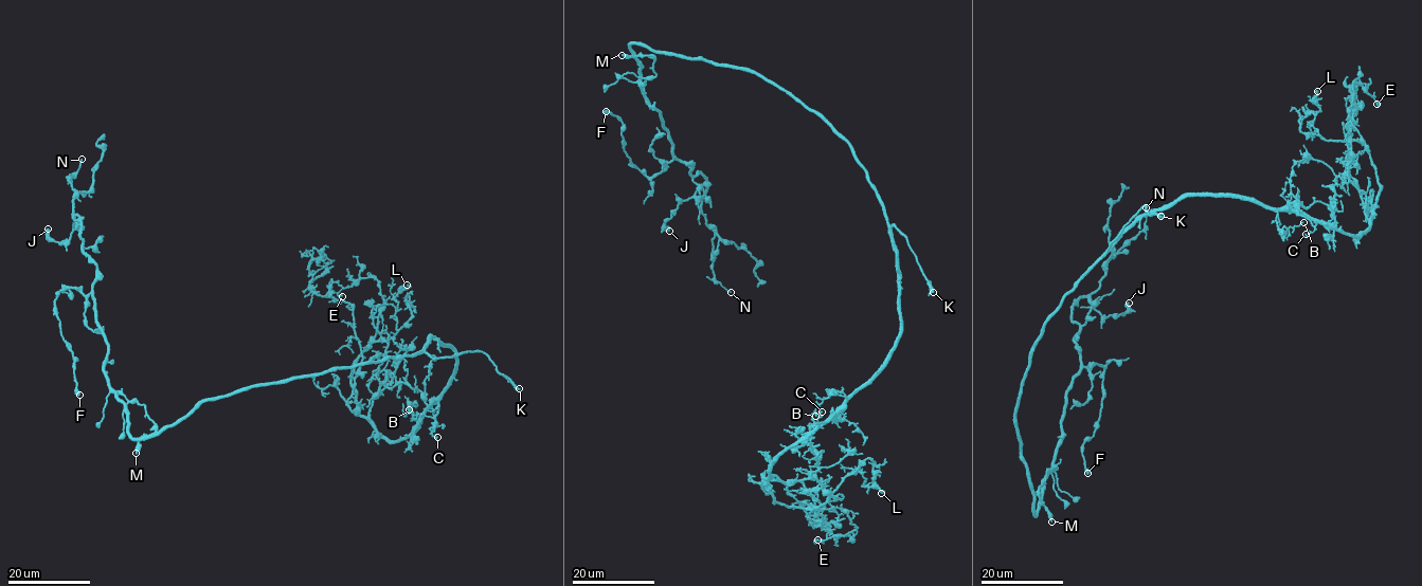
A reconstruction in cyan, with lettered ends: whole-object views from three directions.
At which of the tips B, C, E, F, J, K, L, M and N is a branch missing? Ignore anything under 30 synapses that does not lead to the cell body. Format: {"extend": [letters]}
{"extend": ["K"]}

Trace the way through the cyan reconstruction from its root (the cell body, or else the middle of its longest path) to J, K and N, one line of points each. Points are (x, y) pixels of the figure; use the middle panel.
J: (835, 130), (755, 73), (631, 43), (673, 154), (708, 181), (701, 198), (678, 203), (669, 231)
K: (835, 130), (849, 144), (880, 197), (886, 223), (894, 225), (907, 239), (933, 292)
N: (835, 130), (755, 73), (631, 43), (673, 154), (707, 179), (712, 266), (731, 292)

